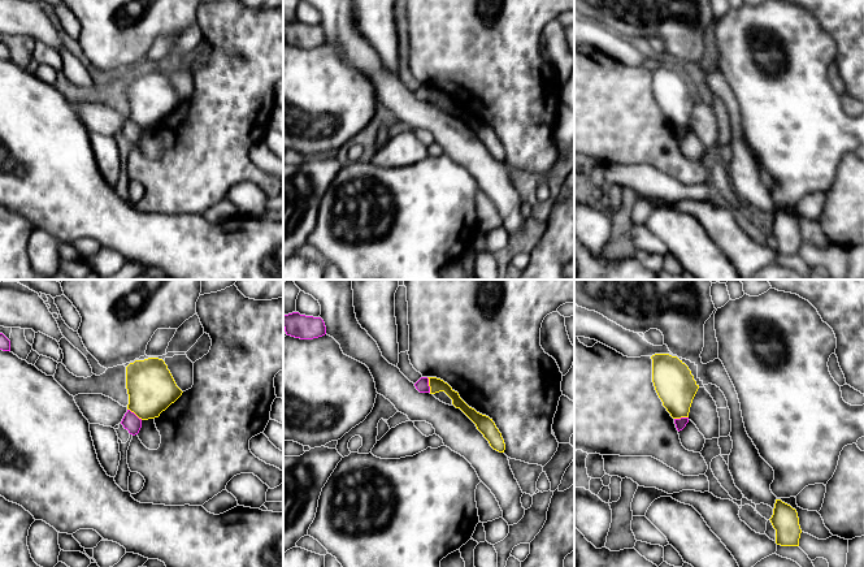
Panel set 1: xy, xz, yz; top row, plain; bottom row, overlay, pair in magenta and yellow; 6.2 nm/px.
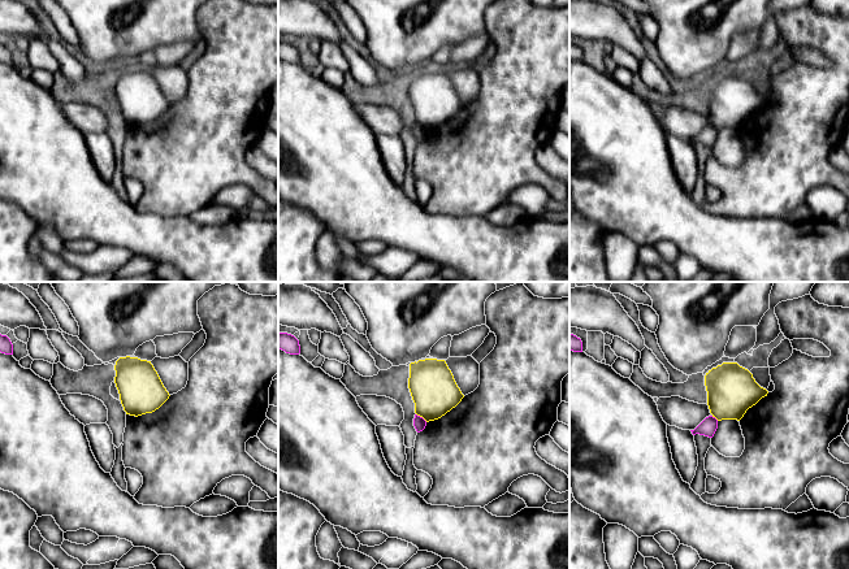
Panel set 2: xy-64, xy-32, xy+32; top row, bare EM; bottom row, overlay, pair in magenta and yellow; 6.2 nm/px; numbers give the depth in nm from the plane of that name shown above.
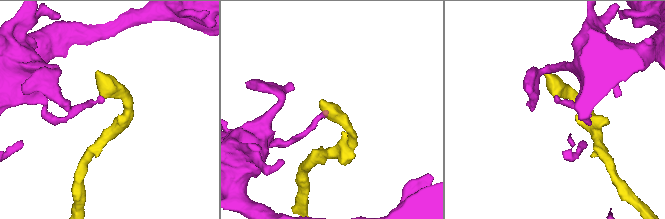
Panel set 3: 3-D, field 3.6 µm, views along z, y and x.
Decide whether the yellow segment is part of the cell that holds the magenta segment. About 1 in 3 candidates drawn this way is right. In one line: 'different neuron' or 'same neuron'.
different neuron

